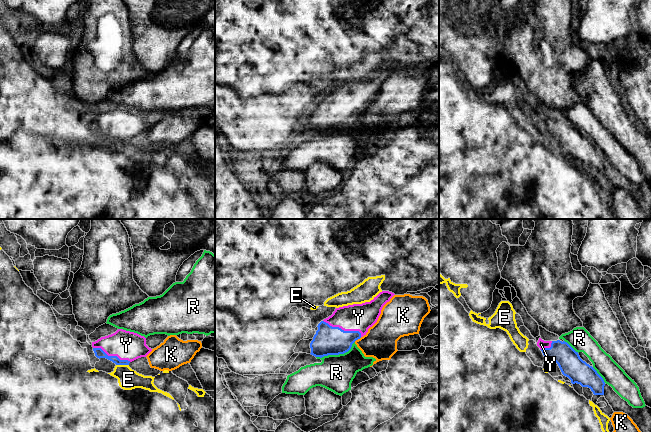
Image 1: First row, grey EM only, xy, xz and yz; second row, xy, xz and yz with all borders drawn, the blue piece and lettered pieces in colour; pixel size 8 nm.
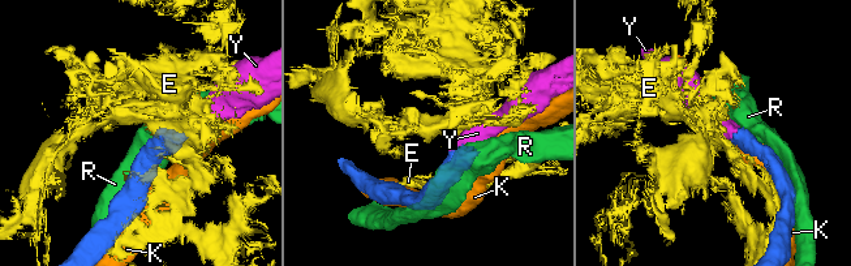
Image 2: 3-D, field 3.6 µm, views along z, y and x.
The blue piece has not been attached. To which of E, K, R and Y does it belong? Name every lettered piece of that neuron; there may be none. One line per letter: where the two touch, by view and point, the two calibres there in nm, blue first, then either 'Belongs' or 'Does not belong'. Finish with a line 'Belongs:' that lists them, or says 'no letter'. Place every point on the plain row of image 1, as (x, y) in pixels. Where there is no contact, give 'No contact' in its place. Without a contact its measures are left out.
E: Touches blue at xy (122, 140). Thickness 80 nm (blue) against 170 nm. Does not belong
K: Touches blue at xz (357, 115). Thickness 240 nm (blue) against 280 nm. Does not belong
R: Touches blue at xz (336, 130). Thickness 240 nm (blue) against 280 nm. Does not belong
Y: Touches blue at xz (343, 106). Thickness 240 nm (blue) against 220 nm. Belongs
Belongs: Y

